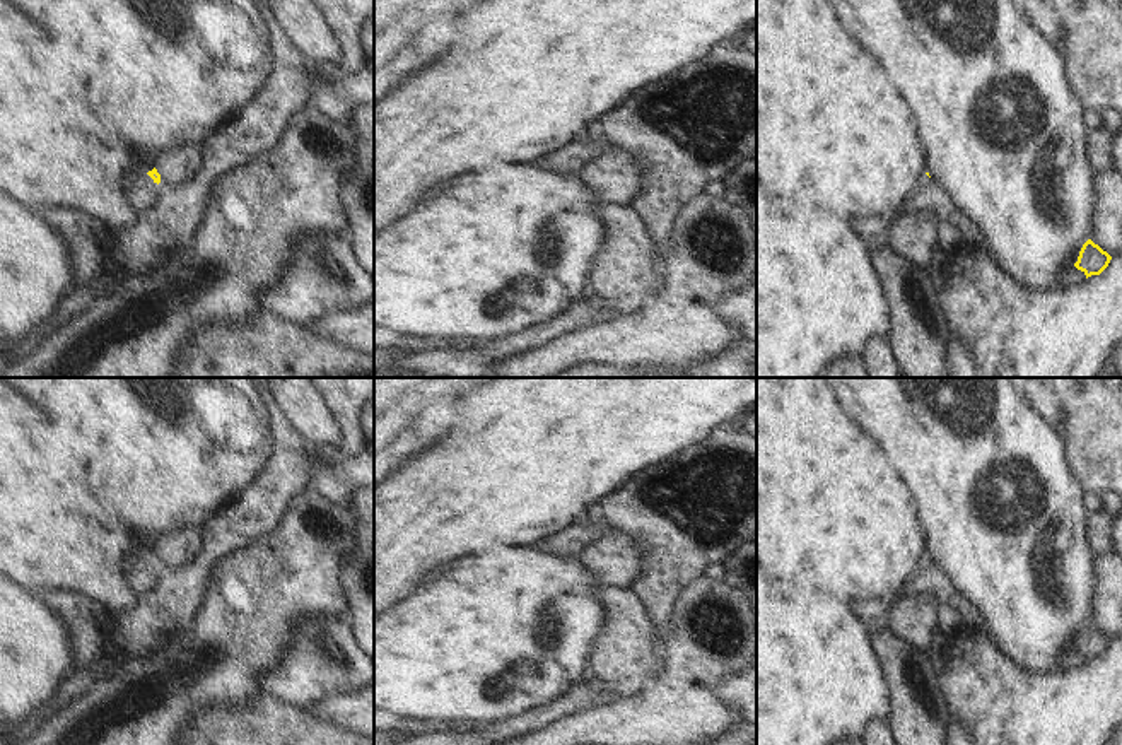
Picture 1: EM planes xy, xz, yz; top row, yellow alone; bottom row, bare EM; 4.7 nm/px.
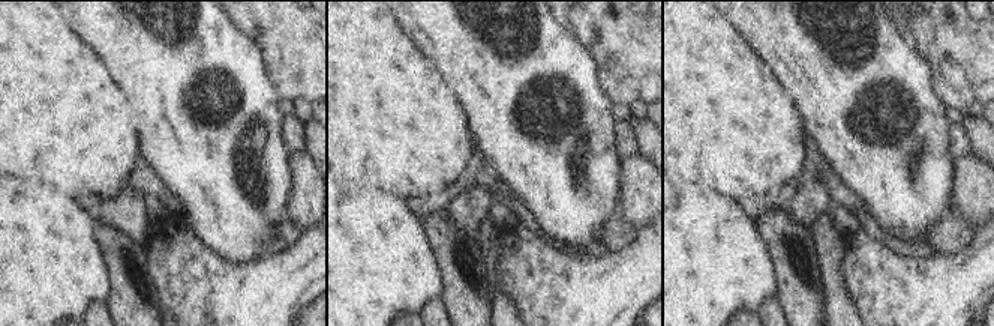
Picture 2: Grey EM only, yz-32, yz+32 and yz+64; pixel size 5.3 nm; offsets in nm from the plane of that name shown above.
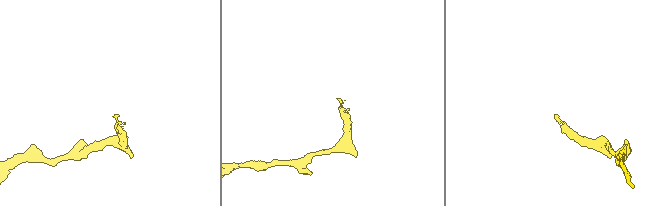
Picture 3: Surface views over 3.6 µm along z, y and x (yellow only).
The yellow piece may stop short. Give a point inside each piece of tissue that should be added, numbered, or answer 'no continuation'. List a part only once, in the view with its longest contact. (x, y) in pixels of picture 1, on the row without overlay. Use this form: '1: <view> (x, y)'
1: xy (183, 545)

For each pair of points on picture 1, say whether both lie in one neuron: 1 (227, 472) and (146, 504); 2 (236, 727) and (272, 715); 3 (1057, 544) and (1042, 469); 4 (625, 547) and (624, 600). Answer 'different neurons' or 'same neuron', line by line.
1: same neuron
2: same neuron
3: same neuron
4: different neurons

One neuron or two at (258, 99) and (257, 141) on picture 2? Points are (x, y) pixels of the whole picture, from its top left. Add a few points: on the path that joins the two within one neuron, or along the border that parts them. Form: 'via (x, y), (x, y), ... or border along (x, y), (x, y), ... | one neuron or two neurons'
via (257, 110), (257, 131) | one neuron

